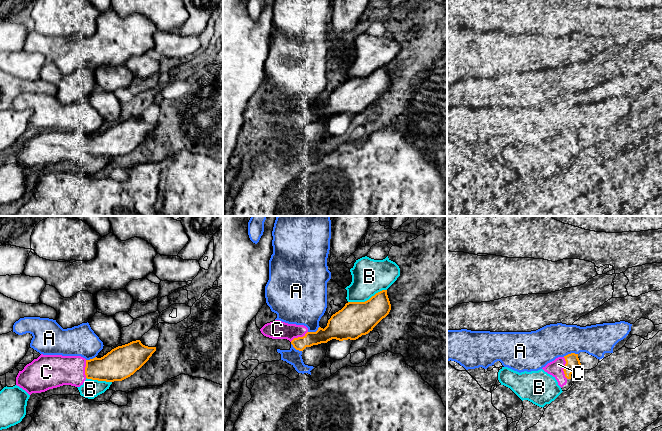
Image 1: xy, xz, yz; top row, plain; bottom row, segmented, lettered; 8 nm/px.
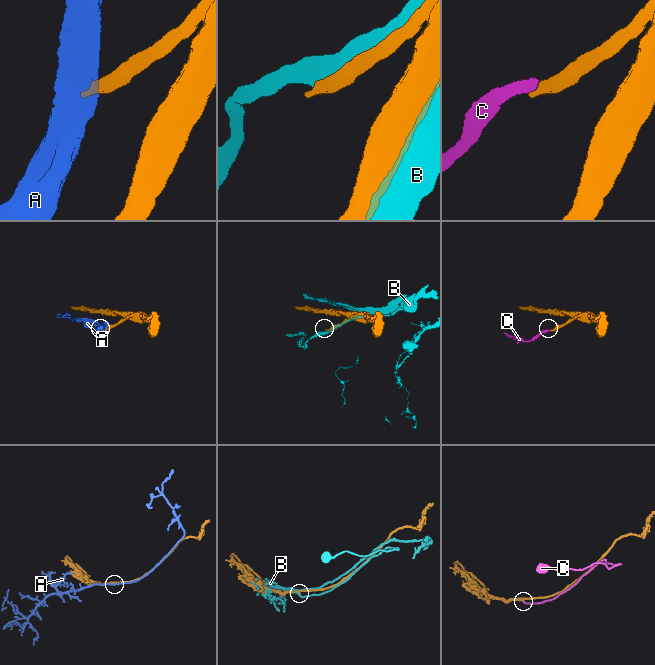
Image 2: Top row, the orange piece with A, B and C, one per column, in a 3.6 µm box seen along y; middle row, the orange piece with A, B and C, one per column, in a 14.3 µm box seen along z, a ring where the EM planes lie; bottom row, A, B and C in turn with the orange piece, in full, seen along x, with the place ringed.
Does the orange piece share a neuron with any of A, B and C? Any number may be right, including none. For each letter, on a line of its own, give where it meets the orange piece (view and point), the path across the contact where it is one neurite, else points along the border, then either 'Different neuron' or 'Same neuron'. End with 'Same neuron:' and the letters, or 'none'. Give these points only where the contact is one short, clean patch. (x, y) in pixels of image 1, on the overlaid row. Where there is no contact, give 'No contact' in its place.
A: Touches orange at yz (571, 353). Different neuron
B: Touches orange at xz (367, 300). Different neuron
C: Touches orange at yz (564, 368). Same neuron
Same neuron: C

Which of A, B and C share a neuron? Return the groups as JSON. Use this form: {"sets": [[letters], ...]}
{"sets": [["A"], ["B"], ["C"]]}

